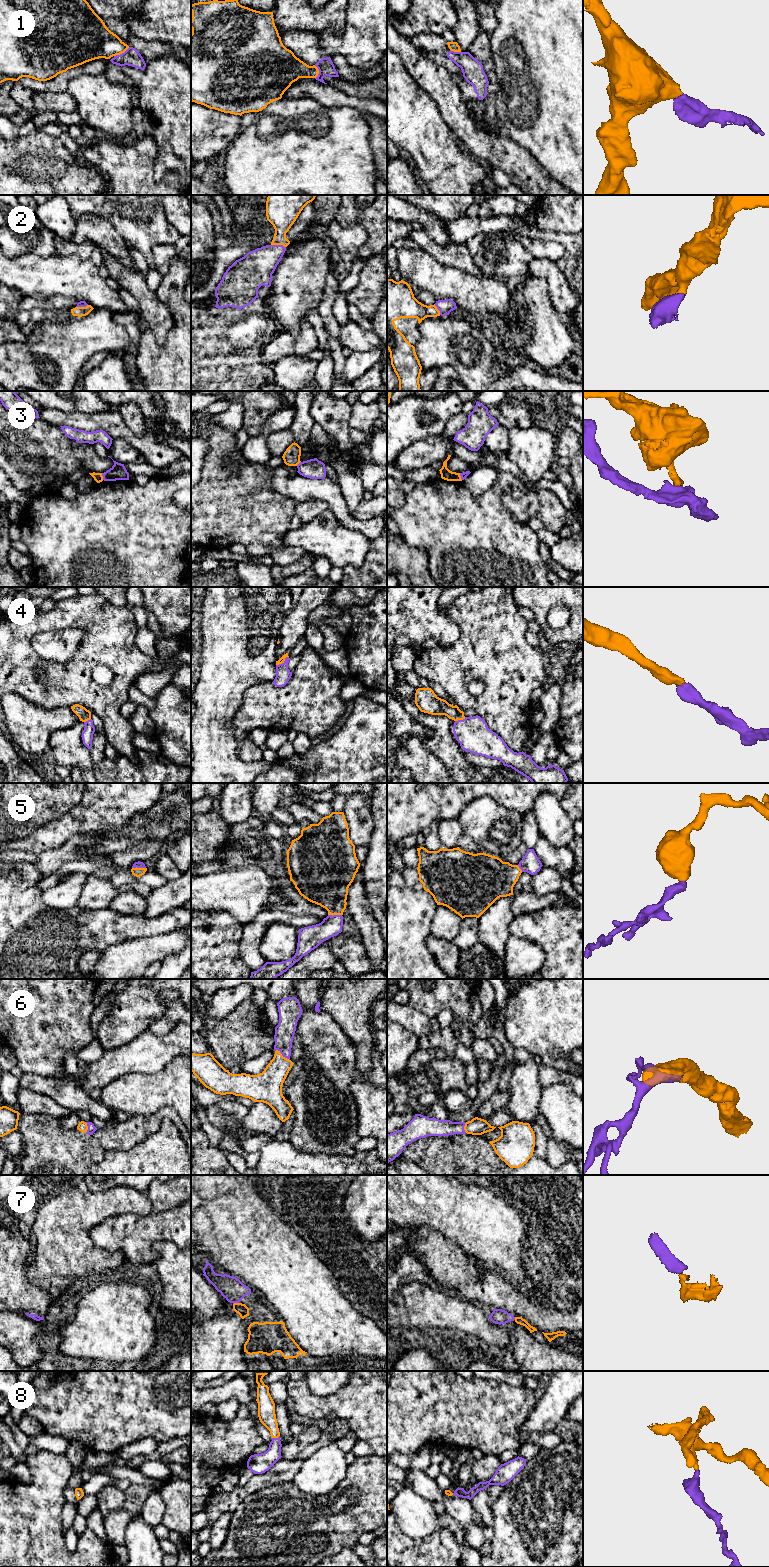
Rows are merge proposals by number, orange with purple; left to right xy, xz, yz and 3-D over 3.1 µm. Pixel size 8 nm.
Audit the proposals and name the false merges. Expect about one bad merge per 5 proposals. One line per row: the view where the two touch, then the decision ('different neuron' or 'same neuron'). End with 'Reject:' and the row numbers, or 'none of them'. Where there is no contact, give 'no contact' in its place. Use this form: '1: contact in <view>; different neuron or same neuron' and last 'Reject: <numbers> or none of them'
1: contact in xy; different neuron
2: contact in xz; same neuron
3: contact in xy; different neuron
4: contact in xz; same neuron
5: contact in xy; same neuron
6: contact in xz; same neuron
7: contact in xz; same neuron
8: contact in xz; same neuron
Reject: 1, 3

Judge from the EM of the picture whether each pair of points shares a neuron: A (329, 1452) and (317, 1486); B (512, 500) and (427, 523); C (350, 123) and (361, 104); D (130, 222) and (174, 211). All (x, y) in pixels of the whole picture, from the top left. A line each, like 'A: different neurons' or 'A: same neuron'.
A: same neuron
B: different neurons
C: different neurons
D: different neurons

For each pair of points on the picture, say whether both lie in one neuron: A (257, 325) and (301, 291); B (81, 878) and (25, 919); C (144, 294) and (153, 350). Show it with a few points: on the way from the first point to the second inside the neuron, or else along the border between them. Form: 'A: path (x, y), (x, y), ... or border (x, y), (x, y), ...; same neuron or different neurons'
A: border (269, 291), (263, 300), (266, 308), (276, 320); different neurons
B: border (39, 893), (39, 899), (47, 907), (68, 909); different neurons
C: border (172, 319), (172, 327), (164, 342), (158, 344); different neurons

